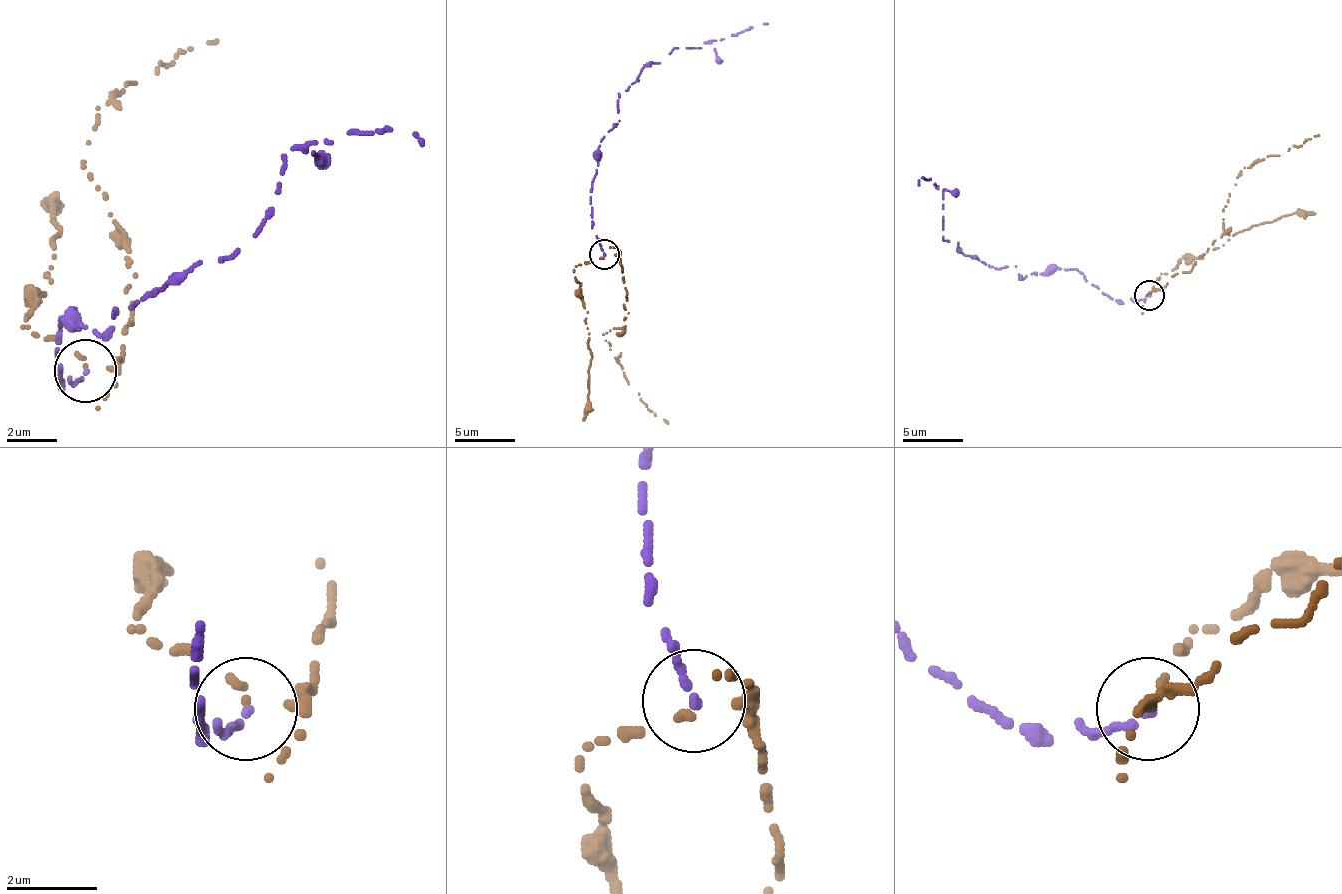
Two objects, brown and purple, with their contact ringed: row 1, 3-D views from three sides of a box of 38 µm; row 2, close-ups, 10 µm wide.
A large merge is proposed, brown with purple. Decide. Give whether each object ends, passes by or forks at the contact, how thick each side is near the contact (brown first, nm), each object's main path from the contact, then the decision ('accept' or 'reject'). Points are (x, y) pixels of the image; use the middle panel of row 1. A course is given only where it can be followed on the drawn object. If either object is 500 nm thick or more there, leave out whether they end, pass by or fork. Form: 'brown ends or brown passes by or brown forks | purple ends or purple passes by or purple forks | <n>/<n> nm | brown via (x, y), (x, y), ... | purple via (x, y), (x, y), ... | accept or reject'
brown ends | purple ends | 160/190 nm | brown via (603, 253), (615, 253), (621, 265), (627, 314), (621, 329), (603, 335), (627, 383), (655, 417), (667, 423) | purple via (603, 253), (591, 220), (591, 183), (600, 141), (618, 120), (618, 92), (676, 47), (767, 23) | reject

